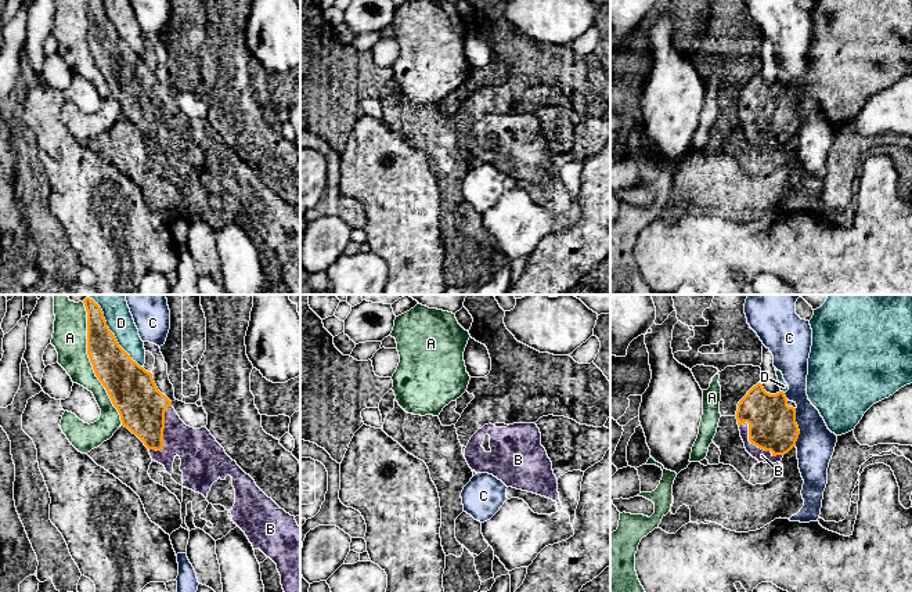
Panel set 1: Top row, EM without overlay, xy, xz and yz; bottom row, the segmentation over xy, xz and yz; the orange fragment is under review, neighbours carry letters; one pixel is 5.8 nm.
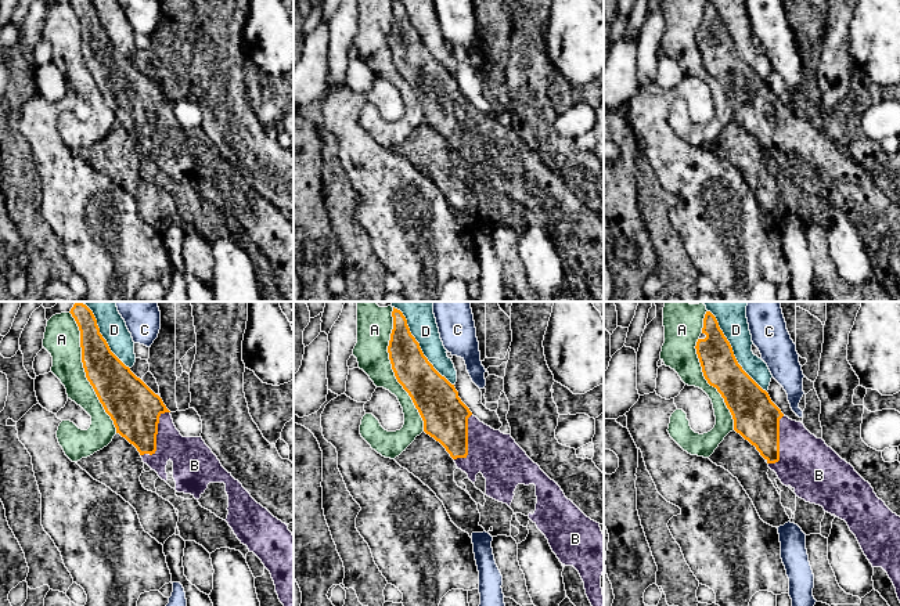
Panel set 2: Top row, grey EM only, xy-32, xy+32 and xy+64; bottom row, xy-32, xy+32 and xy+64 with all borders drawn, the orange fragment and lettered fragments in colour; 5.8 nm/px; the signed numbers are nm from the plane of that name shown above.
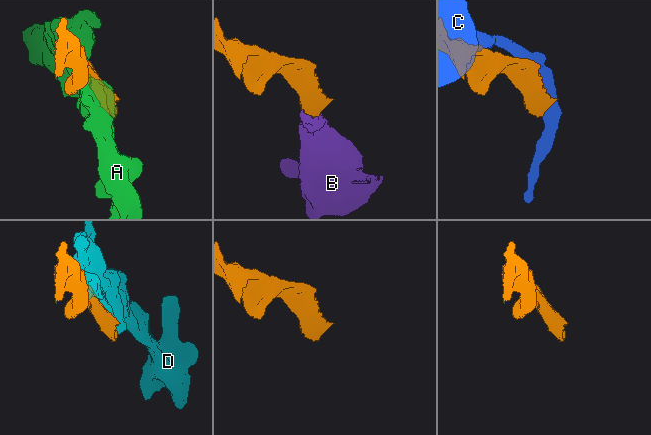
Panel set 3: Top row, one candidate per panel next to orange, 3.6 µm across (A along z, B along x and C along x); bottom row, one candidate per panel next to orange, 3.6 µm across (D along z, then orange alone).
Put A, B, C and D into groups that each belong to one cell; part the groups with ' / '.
A / B / C / D

